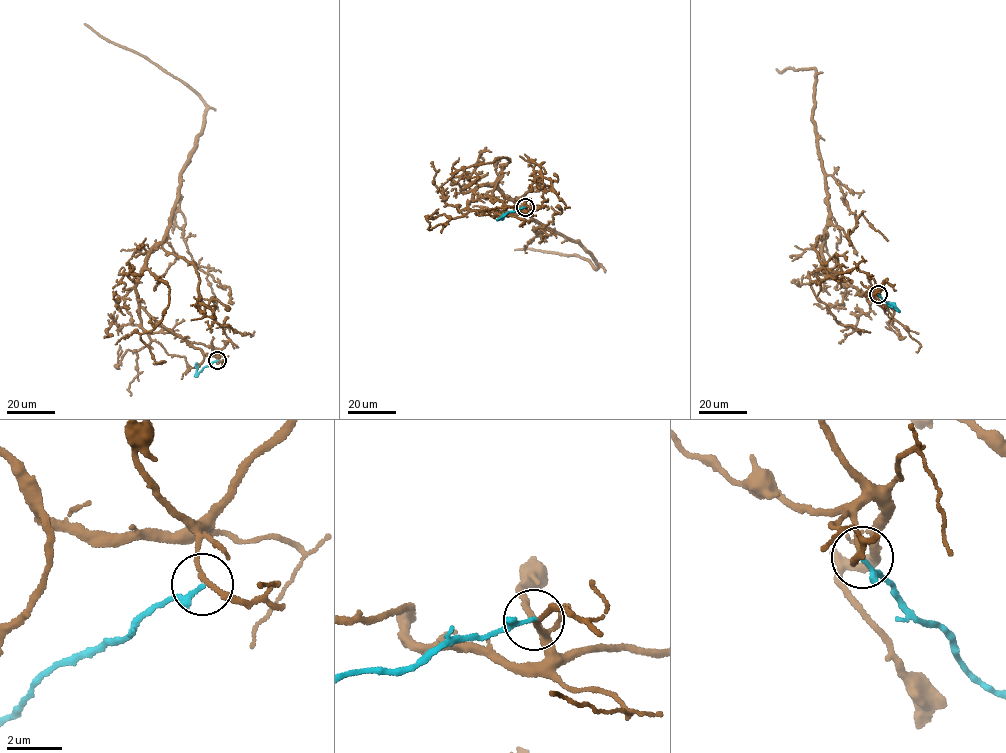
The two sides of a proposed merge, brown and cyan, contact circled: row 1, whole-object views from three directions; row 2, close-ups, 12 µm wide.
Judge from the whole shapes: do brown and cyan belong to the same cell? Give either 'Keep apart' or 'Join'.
Keep apart

